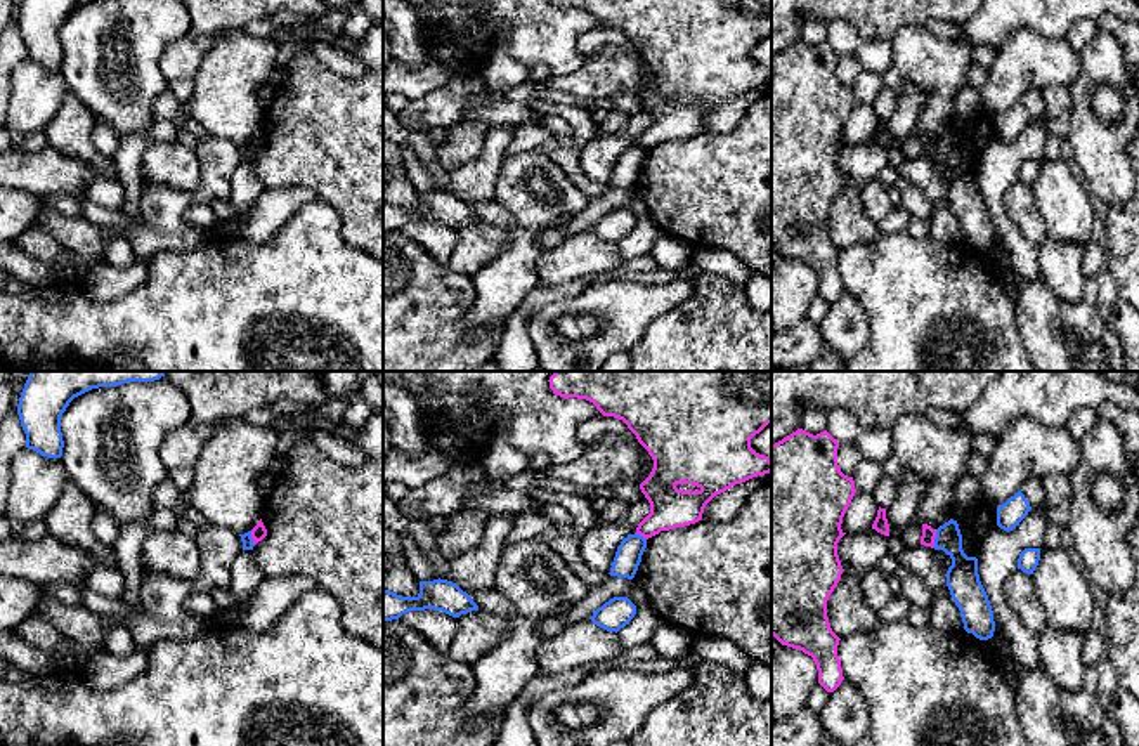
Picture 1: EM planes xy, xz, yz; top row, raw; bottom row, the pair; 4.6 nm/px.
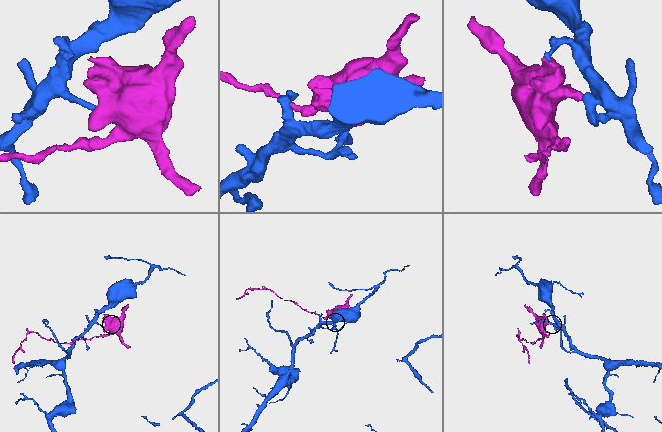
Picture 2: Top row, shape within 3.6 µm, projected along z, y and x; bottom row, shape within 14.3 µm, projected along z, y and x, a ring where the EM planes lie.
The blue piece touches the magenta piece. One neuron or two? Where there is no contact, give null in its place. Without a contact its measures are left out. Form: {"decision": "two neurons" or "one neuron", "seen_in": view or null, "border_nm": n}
{"decision": "two neurons", "seen_in": "yz", "border_nm": 90}

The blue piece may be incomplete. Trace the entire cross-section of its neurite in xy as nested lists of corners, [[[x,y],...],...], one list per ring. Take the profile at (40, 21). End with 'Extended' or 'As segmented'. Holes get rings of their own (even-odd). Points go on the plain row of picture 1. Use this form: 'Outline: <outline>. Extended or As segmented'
Outline: [[[23,0],[17,26],[26,59],[47,69],[62,68],[61,28],[69,14],[92,0]]]. As segmented

